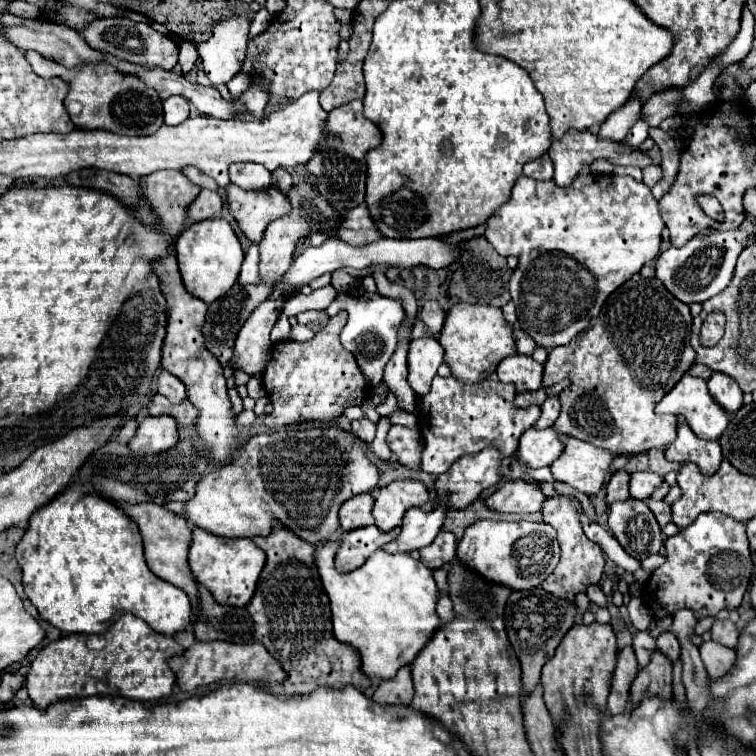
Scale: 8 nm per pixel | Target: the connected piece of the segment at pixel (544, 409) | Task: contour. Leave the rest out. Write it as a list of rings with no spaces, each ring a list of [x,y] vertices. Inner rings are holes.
[[[549,396],[549,398],[543,402],[543,406],[541,406],[541,418],[537,420],[535,426],[537,426],[537,428],[547,428],[547,426],[551,426],[551,424],[557,420],[559,410],[561,410],[559,398],[557,398],[557,396]]]

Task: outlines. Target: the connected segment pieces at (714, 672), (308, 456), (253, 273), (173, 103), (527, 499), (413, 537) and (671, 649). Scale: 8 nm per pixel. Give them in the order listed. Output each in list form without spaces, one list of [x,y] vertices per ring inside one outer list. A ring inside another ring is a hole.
[[[703,642],[699,646],[701,652],[701,660],[709,672],[709,678],[719,678],[723,676],[735,662],[735,650],[733,648],[725,648],[719,642]]]
[[[339,426],[309,430],[279,428],[269,430],[267,434],[257,434],[247,440],[245,452],[239,452],[231,464],[207,472],[199,480],[195,486],[195,496],[185,502],[185,518],[193,526],[223,538],[267,536],[271,532],[271,520],[275,518],[291,528],[299,538],[319,546],[339,532],[337,514],[341,504],[357,494],[375,490],[379,484],[379,468],[369,460],[367,450],[371,450],[371,444],[357,438],[351,430],[343,430]]]
[[[253,244],[247,252],[245,252],[245,262],[239,274],[239,284],[261,284],[259,280],[259,248]]]
[[[169,96],[163,100],[165,124],[177,126],[189,118],[189,102],[183,96]]]
[[[507,480],[495,494],[487,498],[487,506],[499,512],[539,512],[547,496],[543,496],[535,480]]]
[[[439,504],[431,512],[421,508],[407,510],[401,524],[401,534],[393,542],[395,552],[411,552],[431,544],[445,522],[445,514],[447,514],[447,504]]]
[[[671,630],[659,634],[659,638],[657,638],[657,648],[659,648],[663,654],[667,654],[669,660],[677,660],[679,654],[681,654],[681,652],[679,652],[679,642],[677,642],[677,638],[675,638],[675,634],[673,634]]]

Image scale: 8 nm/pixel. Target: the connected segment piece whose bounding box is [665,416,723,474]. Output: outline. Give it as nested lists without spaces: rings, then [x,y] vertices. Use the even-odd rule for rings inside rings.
[[[679,416],[677,440],[665,448],[665,458],[679,464],[695,462],[703,474],[715,474],[719,470],[723,456],[721,456],[719,442],[697,438],[689,428],[687,420]]]

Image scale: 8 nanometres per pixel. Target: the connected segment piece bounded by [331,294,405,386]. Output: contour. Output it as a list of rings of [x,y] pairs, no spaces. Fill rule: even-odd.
[[[339,294],[331,306],[343,306],[343,310],[349,312],[349,320],[341,332],[341,344],[355,356],[367,384],[377,386],[383,380],[383,368],[397,344],[397,330],[405,316],[403,306],[381,294],[363,294],[361,298]]]

